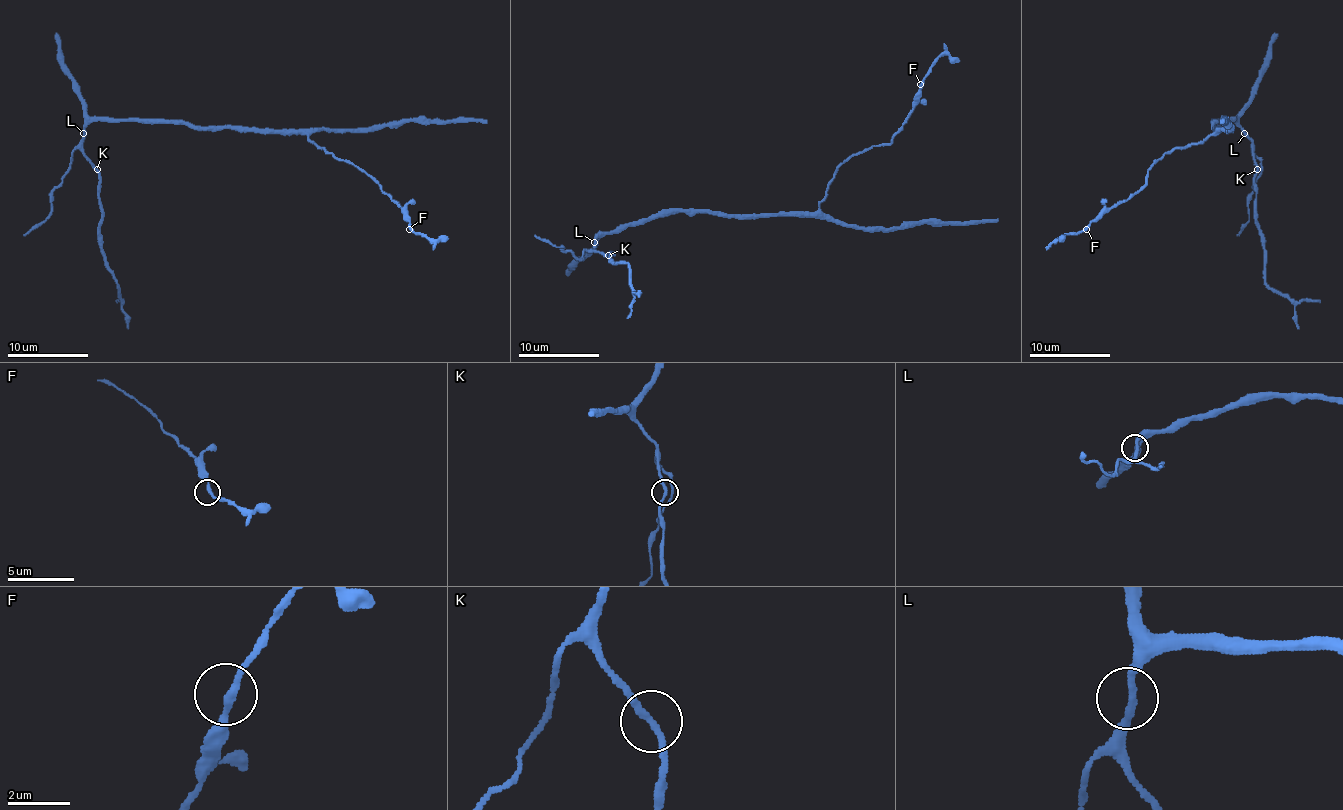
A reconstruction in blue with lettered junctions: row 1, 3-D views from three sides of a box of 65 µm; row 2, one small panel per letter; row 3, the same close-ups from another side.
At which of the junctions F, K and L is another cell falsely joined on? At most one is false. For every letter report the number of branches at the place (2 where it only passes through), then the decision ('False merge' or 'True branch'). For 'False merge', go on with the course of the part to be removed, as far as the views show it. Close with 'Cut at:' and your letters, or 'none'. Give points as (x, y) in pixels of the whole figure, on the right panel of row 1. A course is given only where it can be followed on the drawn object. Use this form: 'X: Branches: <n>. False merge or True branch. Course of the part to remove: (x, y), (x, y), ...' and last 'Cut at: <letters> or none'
F: Branches: 2. True branch
K: Branches: 2. True branch
L: Branches: 2. True branch
Cut at: none

